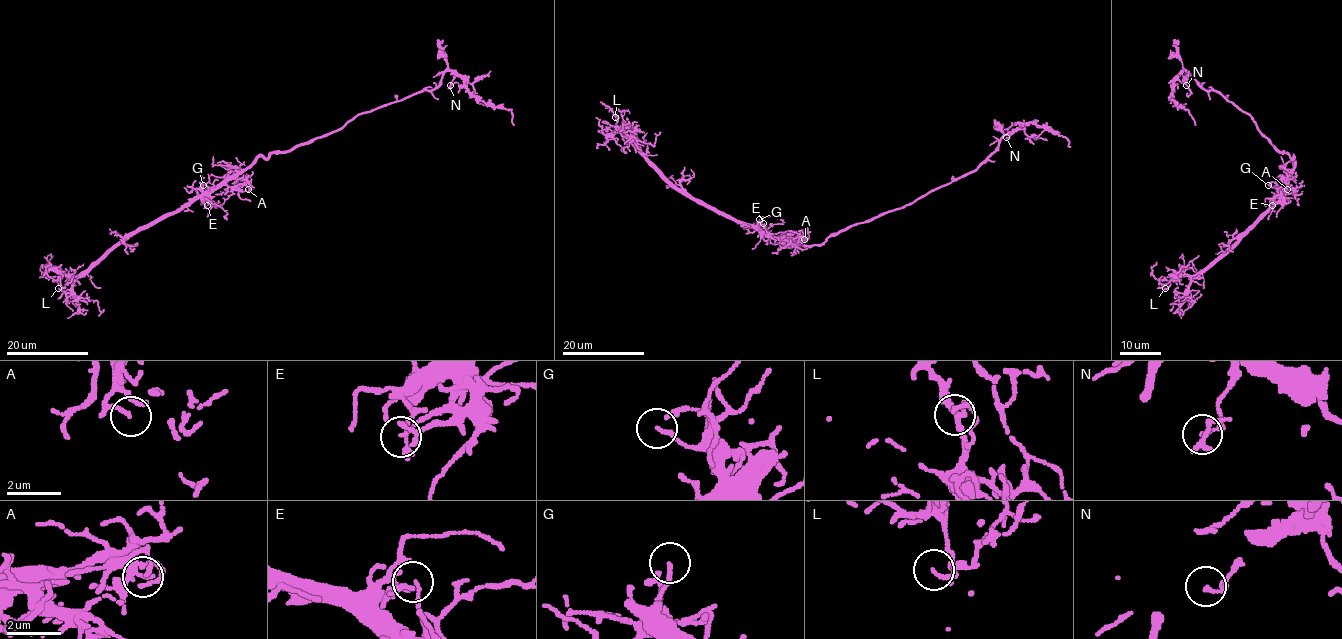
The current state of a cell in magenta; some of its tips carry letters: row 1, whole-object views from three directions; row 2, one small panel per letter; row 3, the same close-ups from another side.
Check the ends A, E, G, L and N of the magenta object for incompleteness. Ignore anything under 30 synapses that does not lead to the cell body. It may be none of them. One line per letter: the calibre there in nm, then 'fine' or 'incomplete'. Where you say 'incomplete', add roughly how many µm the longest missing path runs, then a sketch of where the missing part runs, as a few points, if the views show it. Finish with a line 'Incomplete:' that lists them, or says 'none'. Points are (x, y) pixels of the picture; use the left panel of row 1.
A: calibre 90 nm; fine
E: calibre 90 nm; fine
G: calibre 130 nm; incomplete; missing 6 µm; course (203, 185), (182, 187)
L: calibre 150 nm; fine
N: calibre 160 nm; fine
Incomplete: G

